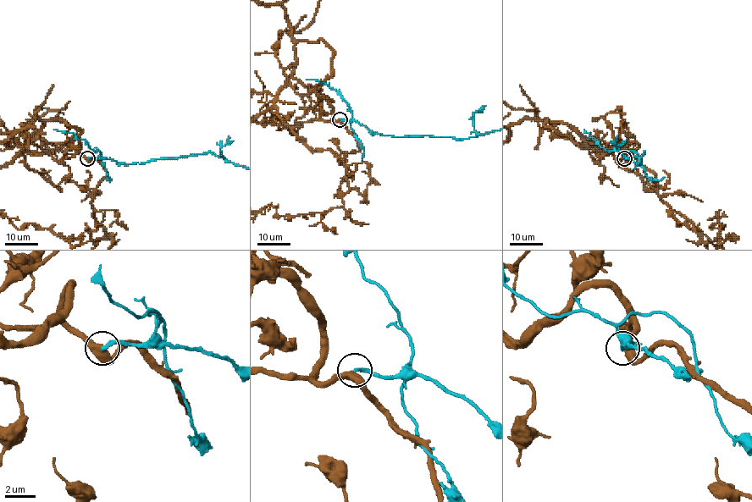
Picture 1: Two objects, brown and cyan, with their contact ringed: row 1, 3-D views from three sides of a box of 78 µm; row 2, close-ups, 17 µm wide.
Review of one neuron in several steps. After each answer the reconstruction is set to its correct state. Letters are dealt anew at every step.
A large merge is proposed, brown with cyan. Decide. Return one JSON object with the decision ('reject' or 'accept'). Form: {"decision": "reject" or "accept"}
{"decision": "reject"}

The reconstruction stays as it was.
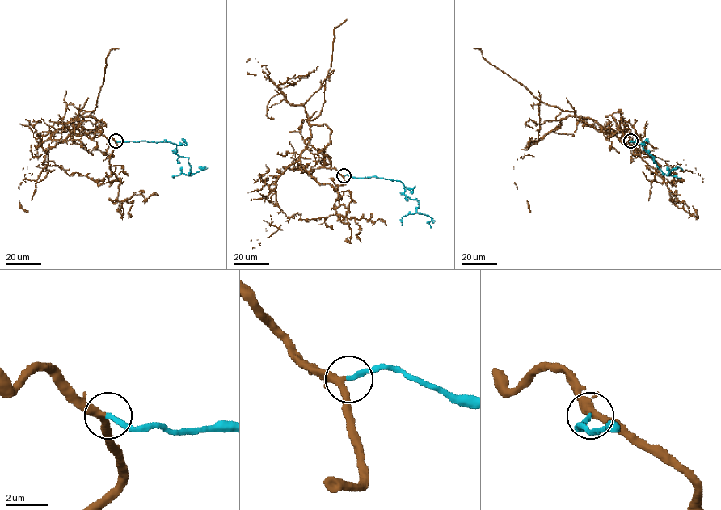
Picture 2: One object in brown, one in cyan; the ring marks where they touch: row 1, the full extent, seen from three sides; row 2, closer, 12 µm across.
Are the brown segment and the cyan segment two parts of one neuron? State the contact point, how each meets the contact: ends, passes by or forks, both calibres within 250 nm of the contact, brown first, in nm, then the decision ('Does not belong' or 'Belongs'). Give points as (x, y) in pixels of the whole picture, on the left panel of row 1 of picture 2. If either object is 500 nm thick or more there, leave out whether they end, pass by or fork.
Place: (115, 141). At the ring brown passes by. At the ring cyan ends. Thickness 340 nm (brown) against 240 nm. Belongs

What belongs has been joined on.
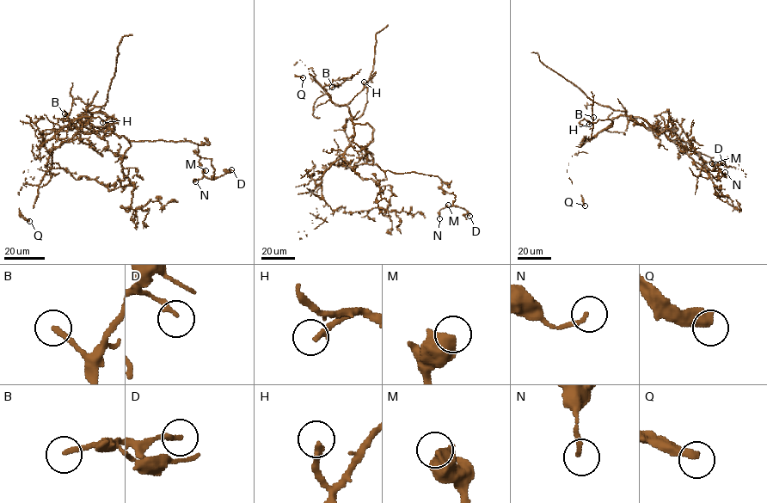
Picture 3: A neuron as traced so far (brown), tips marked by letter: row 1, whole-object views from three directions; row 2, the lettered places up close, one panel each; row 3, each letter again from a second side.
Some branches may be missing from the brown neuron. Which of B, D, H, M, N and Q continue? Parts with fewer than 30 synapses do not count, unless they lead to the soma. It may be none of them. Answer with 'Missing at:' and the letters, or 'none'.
Missing at: B, H, Q

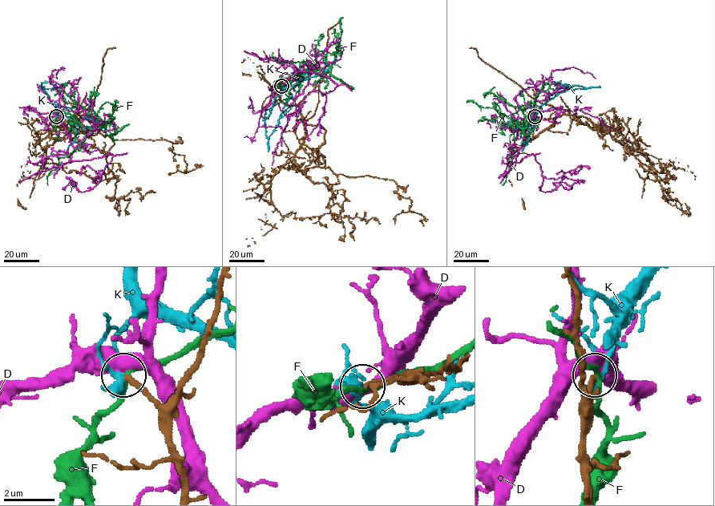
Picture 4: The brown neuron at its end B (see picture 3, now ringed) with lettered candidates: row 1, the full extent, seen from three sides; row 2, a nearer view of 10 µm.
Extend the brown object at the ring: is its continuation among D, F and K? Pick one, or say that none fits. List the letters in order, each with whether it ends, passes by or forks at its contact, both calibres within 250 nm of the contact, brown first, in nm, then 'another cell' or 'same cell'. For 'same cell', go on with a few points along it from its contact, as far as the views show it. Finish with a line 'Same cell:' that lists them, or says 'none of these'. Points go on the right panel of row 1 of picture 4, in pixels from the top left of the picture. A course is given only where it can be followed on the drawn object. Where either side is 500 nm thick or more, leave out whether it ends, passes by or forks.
D: it passes by; calibres 200 and 460 nm; another cell
F: it passes by; calibres 200 and 180 nm; another cell
K: it passes by; calibres 200 and 280 nm; another cell
Same cell: none of these

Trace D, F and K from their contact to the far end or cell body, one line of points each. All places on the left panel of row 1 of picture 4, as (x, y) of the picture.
D: (57, 115), (74, 148), (69, 162), (112, 155), (91, 189), (78, 192), (75, 183), (68, 184)
F: (57, 116), (69, 112), (85, 127), (104, 123), (105, 128), (91, 109), (61, 89), (67, 82)
K: (57, 116), (57, 106), (40, 86), (53, 89), (55, 84), (67, 104)

